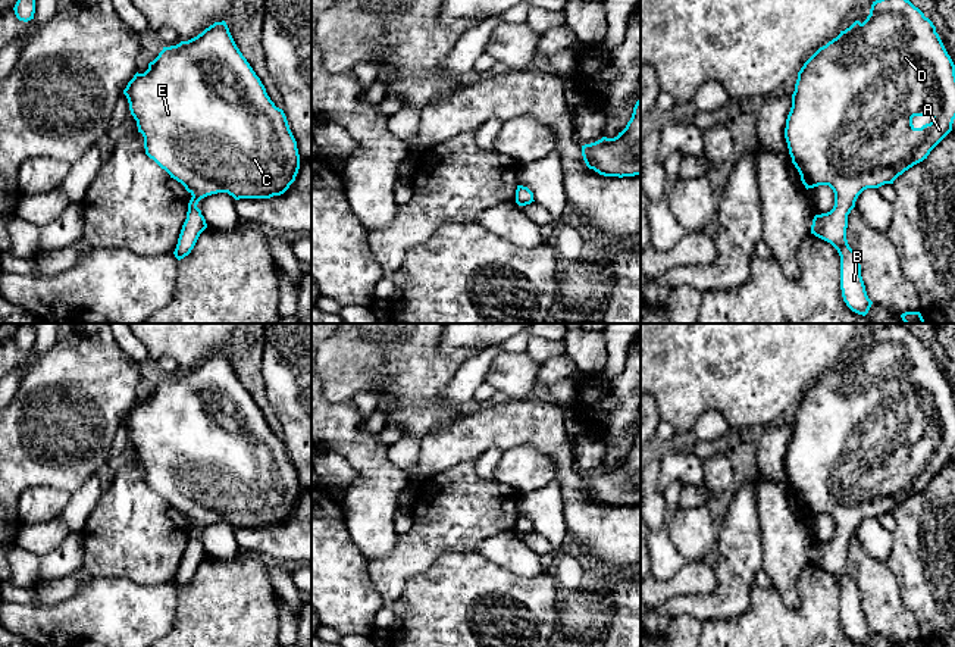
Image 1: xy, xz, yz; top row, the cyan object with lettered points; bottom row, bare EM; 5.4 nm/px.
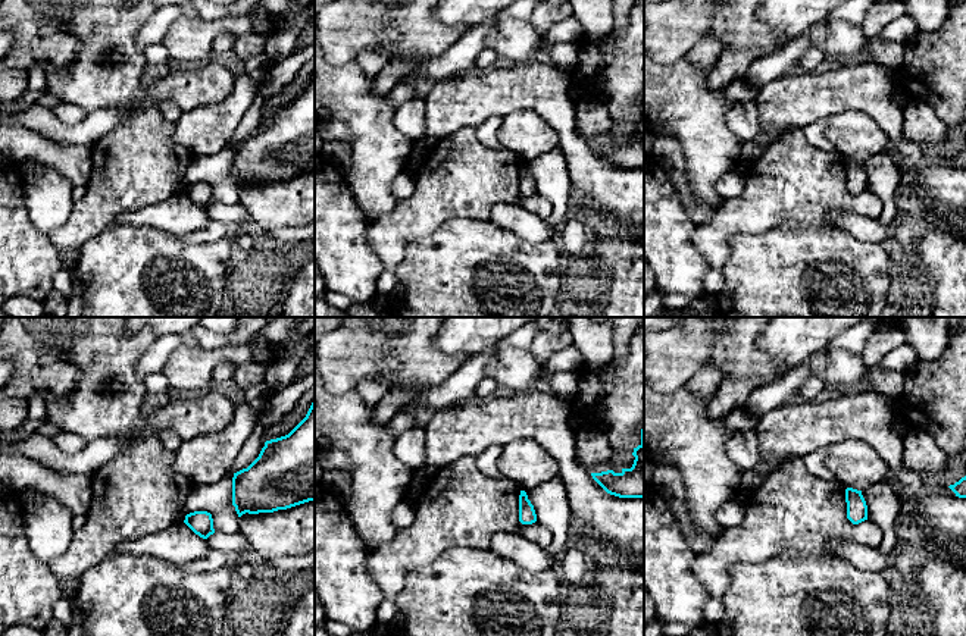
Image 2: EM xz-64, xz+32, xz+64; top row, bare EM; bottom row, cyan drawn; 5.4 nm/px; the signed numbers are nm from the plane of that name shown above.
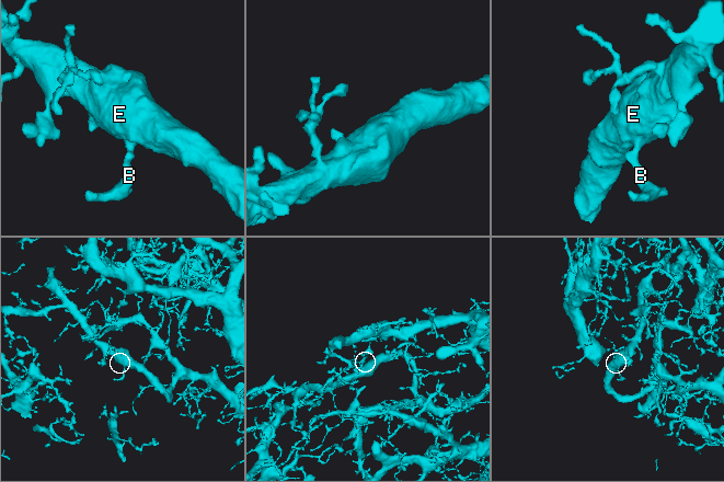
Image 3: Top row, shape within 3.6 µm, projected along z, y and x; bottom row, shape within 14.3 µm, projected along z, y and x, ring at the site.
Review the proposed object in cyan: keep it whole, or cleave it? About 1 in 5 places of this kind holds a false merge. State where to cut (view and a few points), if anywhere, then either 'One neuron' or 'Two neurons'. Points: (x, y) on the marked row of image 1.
No split. One neuron

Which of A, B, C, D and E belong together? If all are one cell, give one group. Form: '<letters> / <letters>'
A B C D E

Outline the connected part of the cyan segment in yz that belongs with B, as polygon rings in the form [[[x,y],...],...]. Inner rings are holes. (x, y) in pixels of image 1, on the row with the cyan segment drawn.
[[[876,0],[870,15],[820,47],[801,68],[786,119],[785,138],[792,163],[805,188],[829,185],[835,193],[830,212],[815,215],[811,234],[830,243],[840,256],[840,290],[846,306],[865,316],[873,304],[861,276],[861,265],[846,240],[848,215],[858,196],[867,188],[879,188],[893,181],[930,151],[952,131],[955,119],[955,65],[936,26],[909,0]],[[914,116],[931,116],[930,124],[915,128]]]

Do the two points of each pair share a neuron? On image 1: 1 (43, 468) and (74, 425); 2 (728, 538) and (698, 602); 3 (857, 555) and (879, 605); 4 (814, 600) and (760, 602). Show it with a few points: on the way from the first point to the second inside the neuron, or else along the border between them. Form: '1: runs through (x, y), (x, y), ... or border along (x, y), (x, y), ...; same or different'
1: runs through (43, 458), (63, 435); same
2: runs through (729, 558), (729, 584), (717, 596); same
3: runs through (861, 566), (877, 584), (879, 593); same
4: runs through (801, 613), (773, 615); same

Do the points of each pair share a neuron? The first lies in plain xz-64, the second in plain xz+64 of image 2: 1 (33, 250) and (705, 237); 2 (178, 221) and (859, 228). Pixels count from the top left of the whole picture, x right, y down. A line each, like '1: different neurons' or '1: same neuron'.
1: different neurons
2: same neuron

